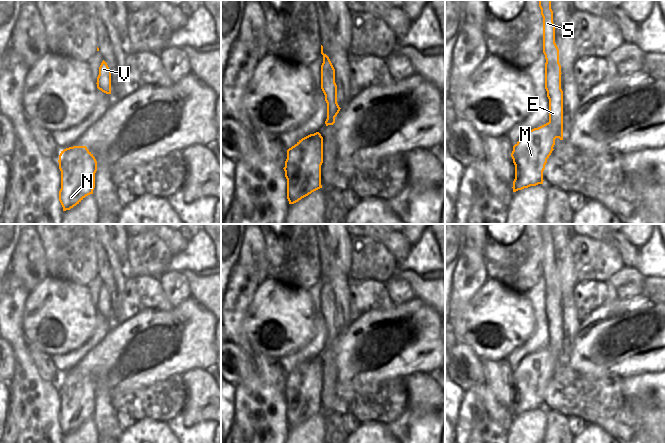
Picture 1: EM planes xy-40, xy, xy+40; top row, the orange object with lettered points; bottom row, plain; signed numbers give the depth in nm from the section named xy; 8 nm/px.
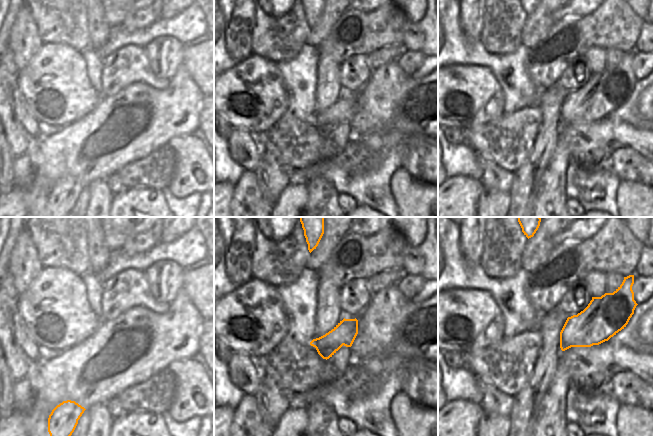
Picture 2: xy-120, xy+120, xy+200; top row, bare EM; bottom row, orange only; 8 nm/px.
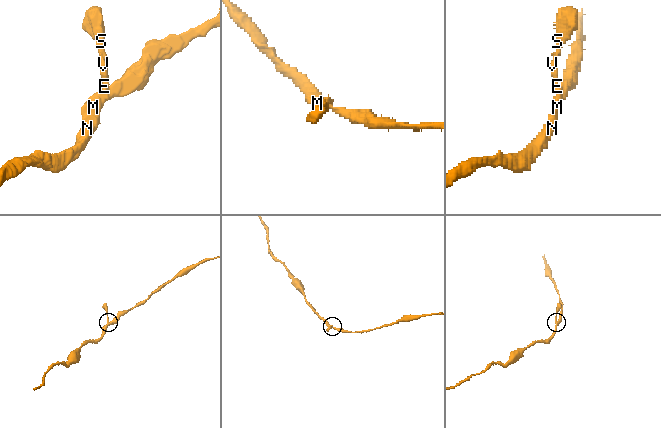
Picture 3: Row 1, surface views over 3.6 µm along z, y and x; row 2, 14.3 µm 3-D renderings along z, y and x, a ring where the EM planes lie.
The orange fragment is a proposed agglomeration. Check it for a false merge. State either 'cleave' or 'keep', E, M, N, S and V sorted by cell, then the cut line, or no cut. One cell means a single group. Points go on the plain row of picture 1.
cleave | E S V / M N | xy+40 (549, 345), (552, 351), (560, 357), (559, 362)

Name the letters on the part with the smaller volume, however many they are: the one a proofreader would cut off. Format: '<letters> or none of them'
E, S, V

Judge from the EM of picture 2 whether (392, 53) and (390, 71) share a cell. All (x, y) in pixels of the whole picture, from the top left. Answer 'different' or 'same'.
different

